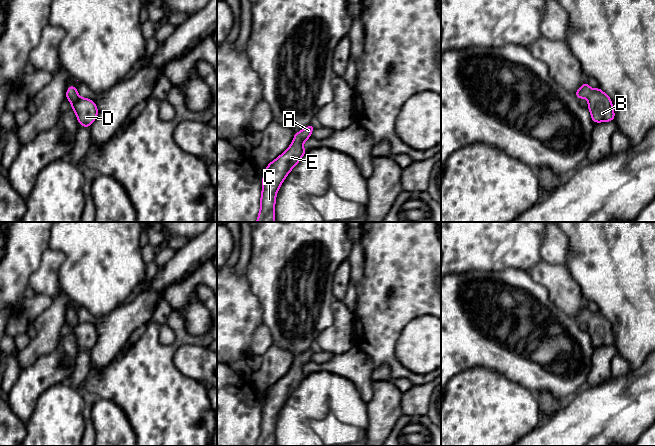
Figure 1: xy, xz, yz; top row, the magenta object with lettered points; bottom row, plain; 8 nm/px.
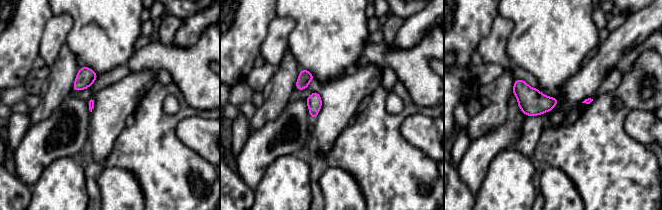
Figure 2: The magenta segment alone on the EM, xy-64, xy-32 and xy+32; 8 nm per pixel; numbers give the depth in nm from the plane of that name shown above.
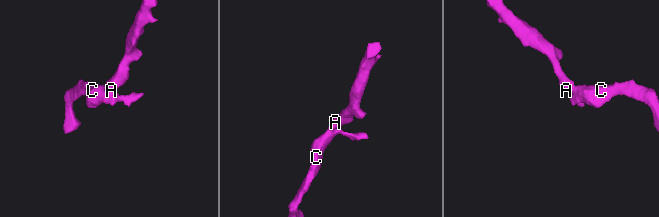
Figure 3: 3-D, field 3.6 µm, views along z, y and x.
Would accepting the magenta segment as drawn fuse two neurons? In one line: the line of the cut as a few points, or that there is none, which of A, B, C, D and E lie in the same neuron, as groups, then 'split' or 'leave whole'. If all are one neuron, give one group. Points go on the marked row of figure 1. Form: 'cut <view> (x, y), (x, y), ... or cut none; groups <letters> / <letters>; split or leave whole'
cut none; groups A B C D E; leave whole

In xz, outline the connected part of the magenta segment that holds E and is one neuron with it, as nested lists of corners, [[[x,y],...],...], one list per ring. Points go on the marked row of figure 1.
[[[310,124],[296,132],[292,144],[266,166],[266,172],[262,178],[260,212],[256,222],[275,222],[274,208],[277,192],[284,179],[307,152],[302,144],[310,138],[314,129],[315,127]]]

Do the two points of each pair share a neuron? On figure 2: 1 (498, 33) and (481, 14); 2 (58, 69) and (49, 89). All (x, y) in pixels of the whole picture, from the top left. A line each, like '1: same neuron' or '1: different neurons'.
1: different neurons
2: same neuron

